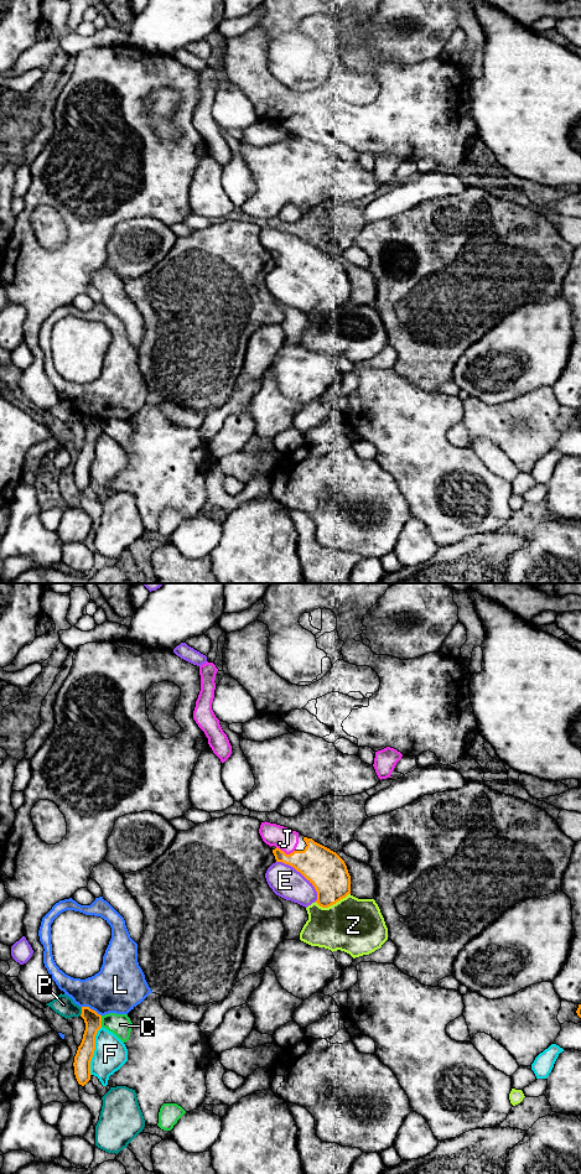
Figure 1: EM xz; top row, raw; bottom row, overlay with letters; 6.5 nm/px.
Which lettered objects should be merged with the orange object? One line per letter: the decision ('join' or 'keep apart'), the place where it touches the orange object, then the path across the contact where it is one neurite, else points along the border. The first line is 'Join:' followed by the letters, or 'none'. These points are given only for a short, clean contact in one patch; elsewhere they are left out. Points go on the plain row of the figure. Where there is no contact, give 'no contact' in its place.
Join: J
C: keep apart; meets orange in xz at (100, 426)
E: keep apart; meets orange in xz at (301, 279)
F: keep apart; meets orange in xz at (94, 455)
J: join; meets orange in xz at (284, 258); runs through xz (318, 270), (292, 264), (284, 258), (285, 244)
L: keep apart; meets orange in xz at (92, 415)
P: keep apart; meets orange in xz at (82, 416)
Z: keep apart; meets orange in xz at (332, 310)

